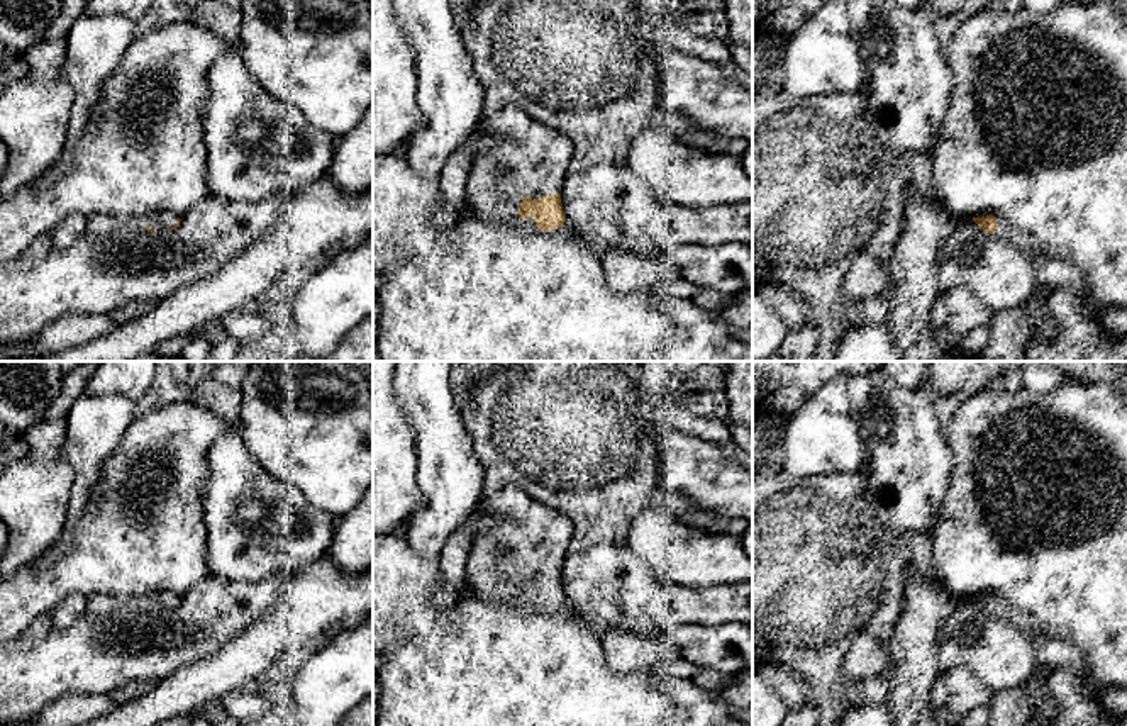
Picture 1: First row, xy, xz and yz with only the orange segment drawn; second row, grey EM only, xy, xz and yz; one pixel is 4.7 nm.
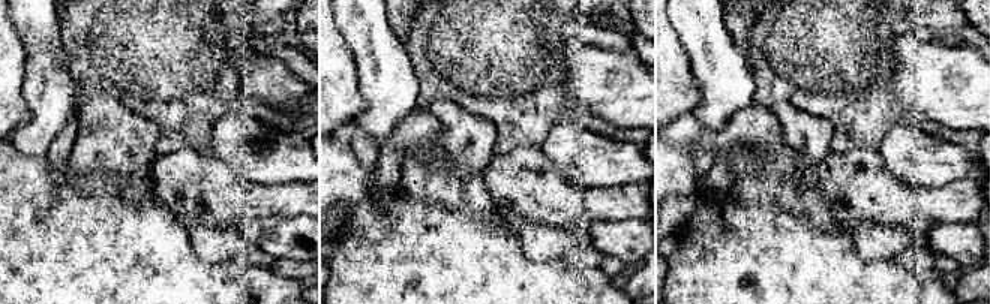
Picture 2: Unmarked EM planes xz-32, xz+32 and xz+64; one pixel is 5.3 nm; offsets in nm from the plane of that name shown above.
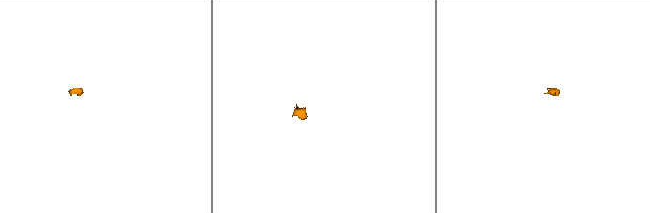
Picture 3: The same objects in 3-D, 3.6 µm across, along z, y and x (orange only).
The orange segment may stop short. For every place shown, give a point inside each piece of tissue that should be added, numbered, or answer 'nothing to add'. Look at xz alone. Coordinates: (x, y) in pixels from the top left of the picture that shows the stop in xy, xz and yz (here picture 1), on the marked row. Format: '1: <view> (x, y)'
1: xz (534, 158)

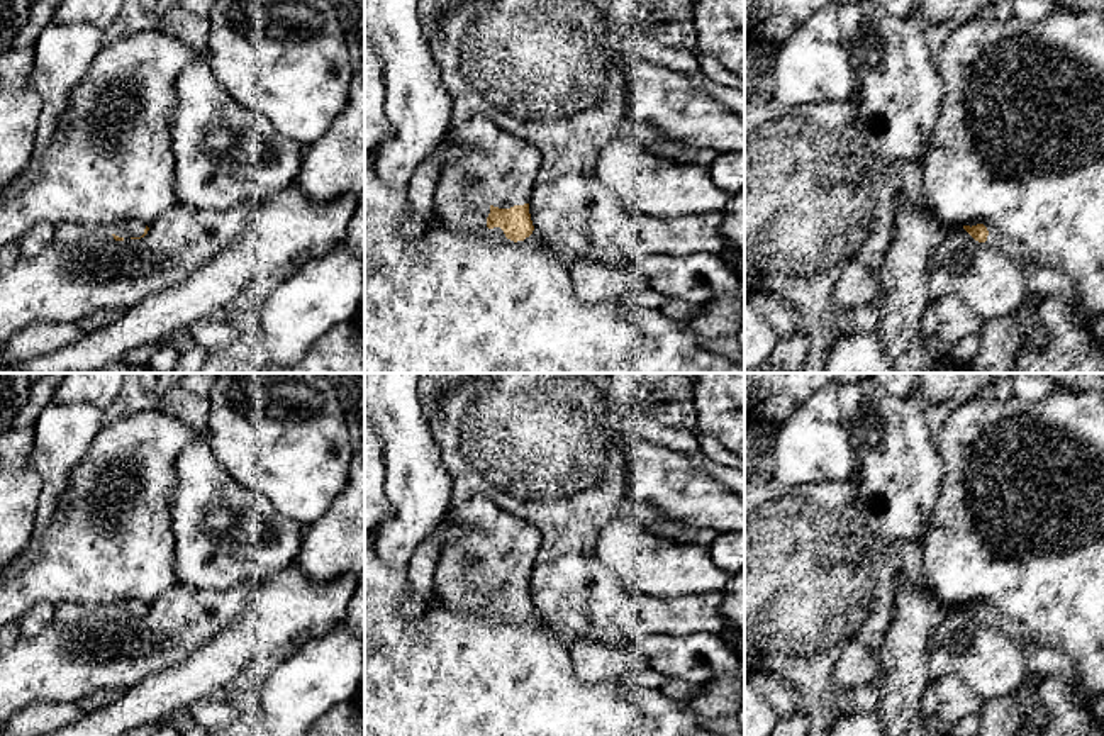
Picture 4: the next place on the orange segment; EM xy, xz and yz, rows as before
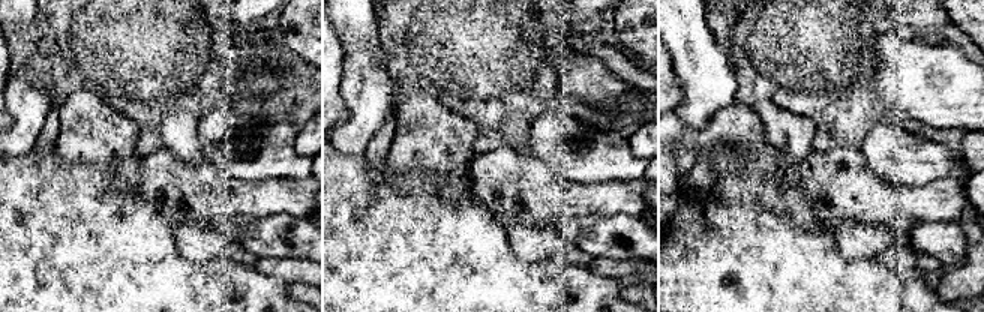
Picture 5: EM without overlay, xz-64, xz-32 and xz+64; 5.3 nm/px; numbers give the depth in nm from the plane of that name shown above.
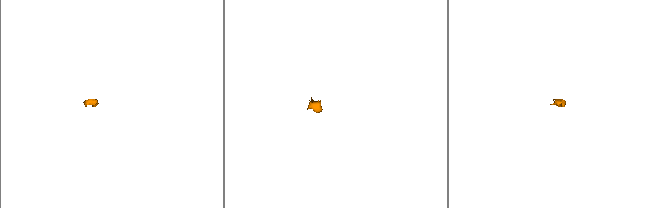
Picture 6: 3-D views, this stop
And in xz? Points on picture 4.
1: xz (502, 168)

